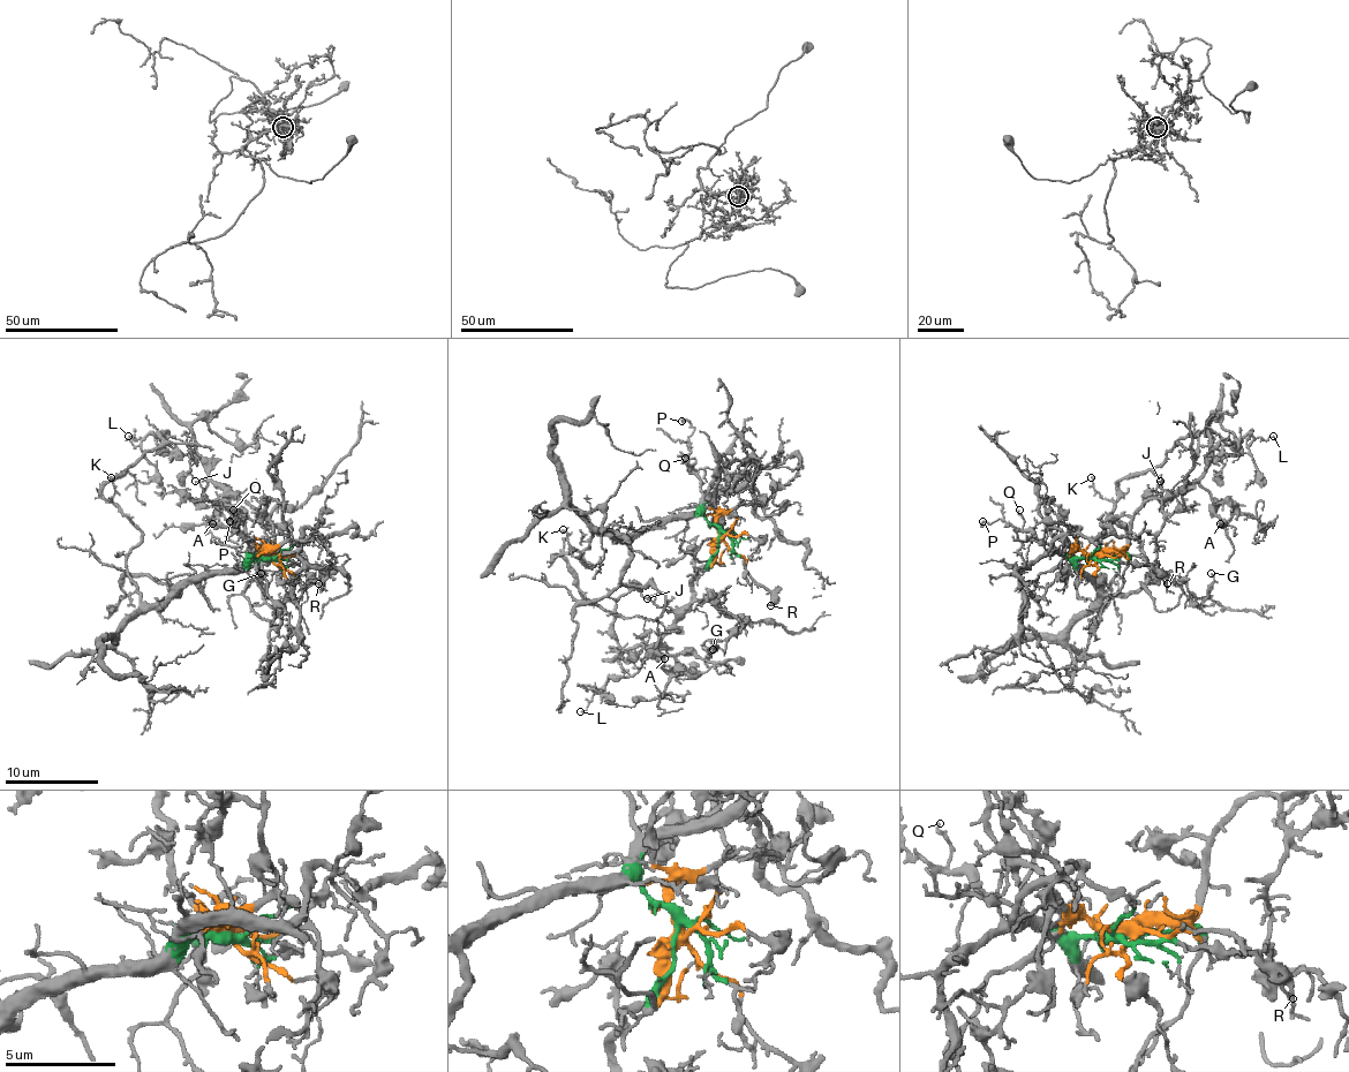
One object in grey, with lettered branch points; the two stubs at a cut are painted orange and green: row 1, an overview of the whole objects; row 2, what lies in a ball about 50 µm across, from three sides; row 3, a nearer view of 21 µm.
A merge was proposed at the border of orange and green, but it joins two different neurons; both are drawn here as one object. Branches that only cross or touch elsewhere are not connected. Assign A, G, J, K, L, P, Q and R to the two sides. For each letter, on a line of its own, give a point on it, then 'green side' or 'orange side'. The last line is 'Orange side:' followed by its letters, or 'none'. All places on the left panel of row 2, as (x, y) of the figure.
A: place (212, 523); orange side
G: place (261, 573); orange side
J: place (195, 481); orange side
K: place (111, 477); green side
L: place (128, 436); orange side
P: place (230, 521); green side
Q: place (233, 510); green side
R: place (318, 583); orange side
Orange side: A, G, J, L, R

